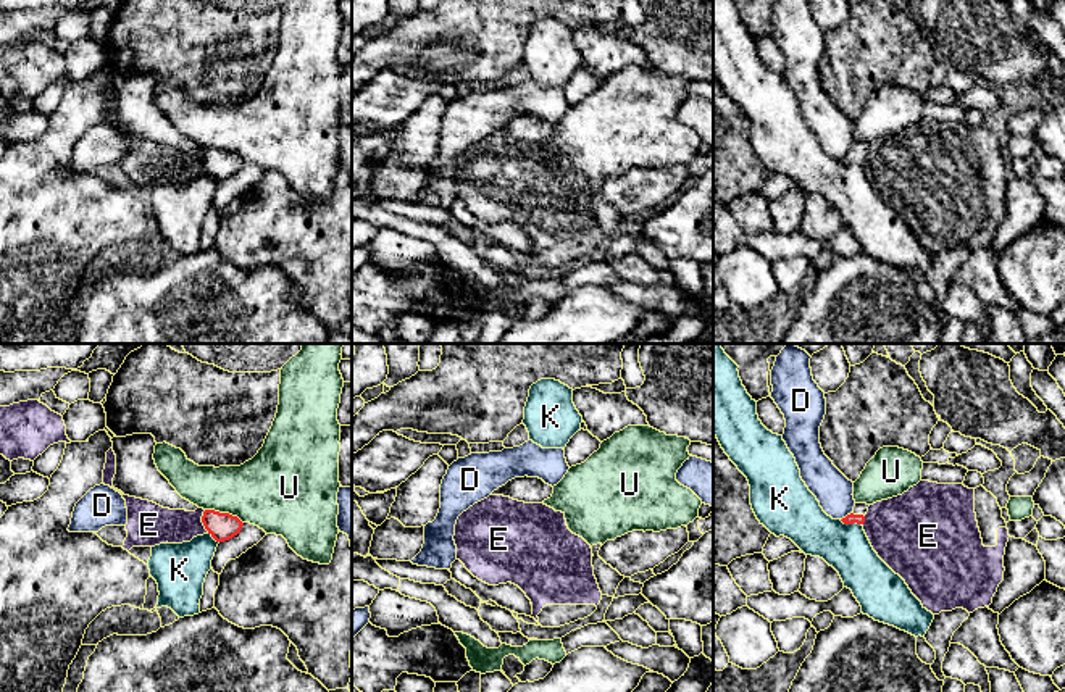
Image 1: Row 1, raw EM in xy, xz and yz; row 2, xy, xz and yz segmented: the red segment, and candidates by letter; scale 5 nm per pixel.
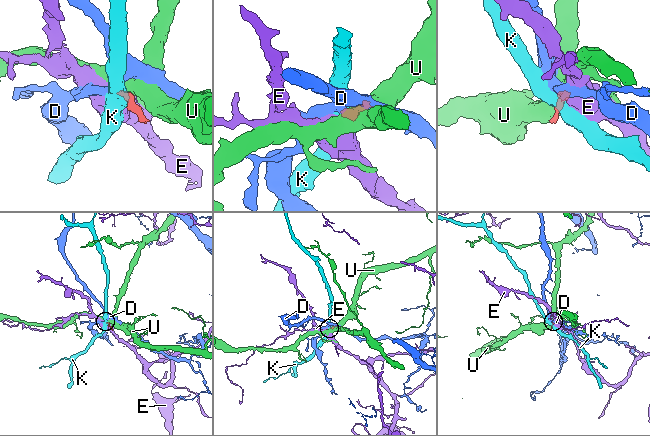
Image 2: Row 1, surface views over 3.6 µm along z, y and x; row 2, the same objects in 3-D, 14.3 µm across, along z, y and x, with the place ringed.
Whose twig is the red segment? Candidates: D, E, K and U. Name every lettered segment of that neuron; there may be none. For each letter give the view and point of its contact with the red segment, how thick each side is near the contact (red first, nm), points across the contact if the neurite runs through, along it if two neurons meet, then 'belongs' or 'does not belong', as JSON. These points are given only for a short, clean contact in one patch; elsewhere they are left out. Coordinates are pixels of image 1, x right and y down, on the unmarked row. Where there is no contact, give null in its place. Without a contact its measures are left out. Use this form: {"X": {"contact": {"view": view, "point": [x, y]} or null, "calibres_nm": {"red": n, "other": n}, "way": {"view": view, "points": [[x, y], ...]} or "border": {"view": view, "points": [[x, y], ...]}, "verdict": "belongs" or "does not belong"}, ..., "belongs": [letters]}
{"D": {"contact": {"view": "yz", "point": [847, 154]}, "calibres_nm": {"red": 50, "other": 180}, "border": {"view": "yz", "points": [[851, 150], [841, 158]]}, "verdict": "does not belong"}, "E": {"contact": {"view": "xy", "point": [202, 160]}, "calibres_nm": {"red": 140, "other": 200}, "border": {"view": "xy", "points": [[204, 149], [202, 160], [208, 171]]}, "verdict": "does not belong"}, "K": {"contact": {"view": "yz", "point": [851, 162]}, "calibres_nm": {"red": 50, "other": 240}, "border": {"view": "yz", "points": [[839, 158], [860, 163]]}, "verdict": "does not belong"}, "U": {"contact": {"view": "xy", "point": [225, 152]}, "calibres_nm": {"red": 140, "other": 360}, "border": {"view": "xy", "points": [[205, 147], [228, 150], [242, 162]]}, "verdict": "does not belong"}, "belongs": []}

